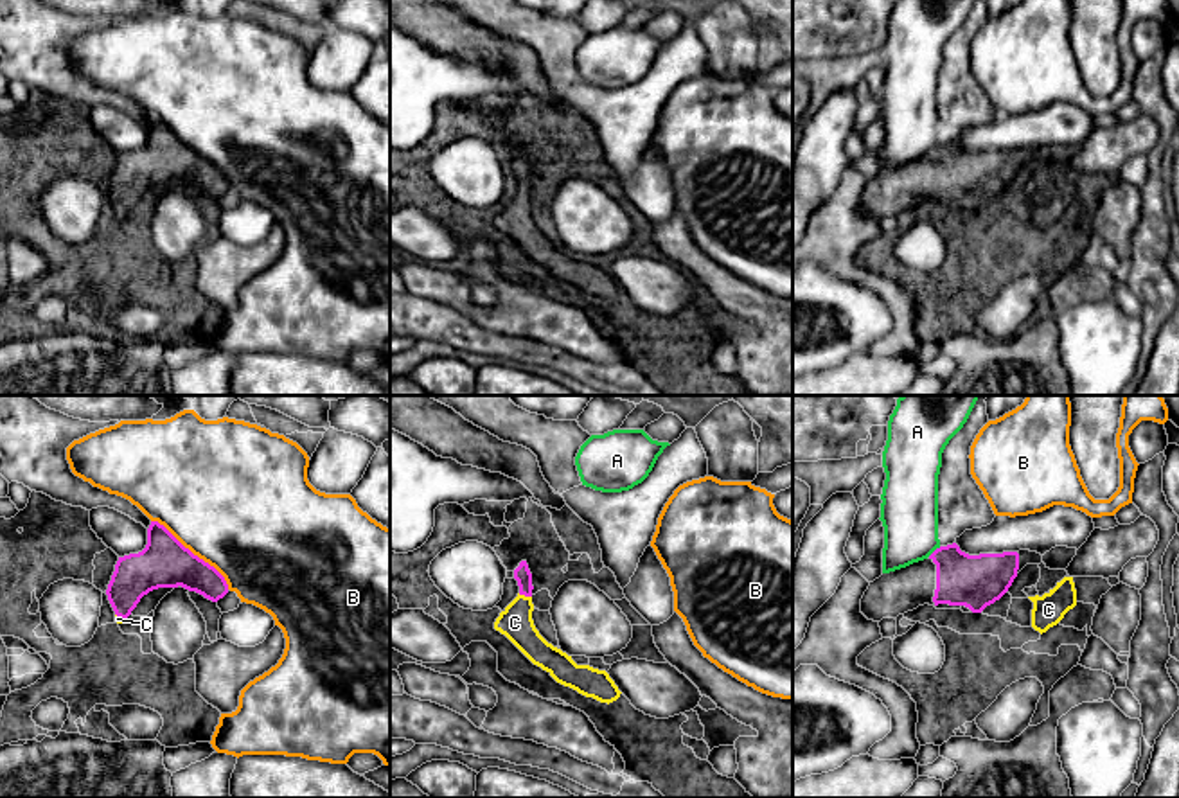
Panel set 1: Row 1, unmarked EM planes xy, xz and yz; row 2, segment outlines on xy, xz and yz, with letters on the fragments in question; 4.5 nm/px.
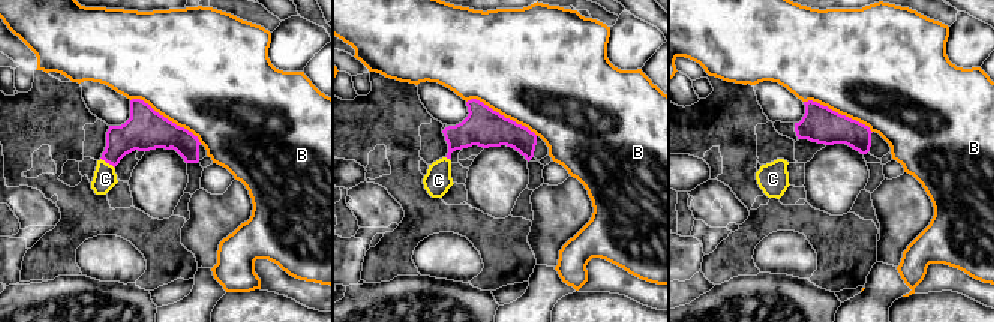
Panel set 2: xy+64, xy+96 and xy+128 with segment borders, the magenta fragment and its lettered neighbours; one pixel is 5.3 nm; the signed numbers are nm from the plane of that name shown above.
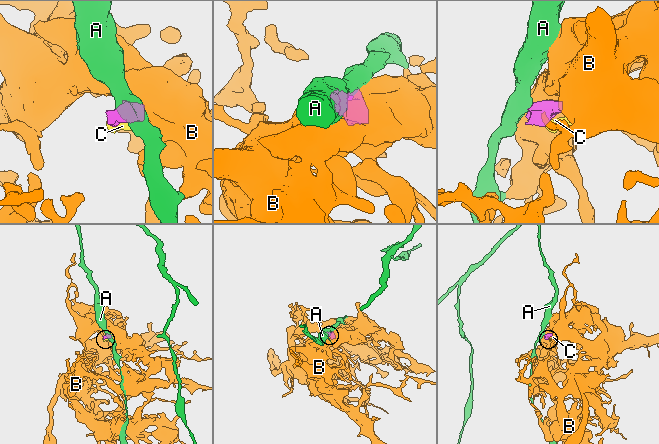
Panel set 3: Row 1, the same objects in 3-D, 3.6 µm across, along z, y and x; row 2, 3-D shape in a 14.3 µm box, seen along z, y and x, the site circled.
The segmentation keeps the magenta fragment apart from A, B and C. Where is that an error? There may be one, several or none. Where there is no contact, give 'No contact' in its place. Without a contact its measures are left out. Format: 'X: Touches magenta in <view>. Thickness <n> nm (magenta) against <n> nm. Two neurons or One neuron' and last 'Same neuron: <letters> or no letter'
A: Touches magenta in yz. Thickness 240 nm (magenta) against 260 nm. Two neurons
B: Touches magenta in xy. Thickness 220 nm (magenta) against 500 nm. Two neurons
C: Touches magenta in xz. Thickness 80 nm (magenta) against 150 nm. One neuron
Same neuron: C

